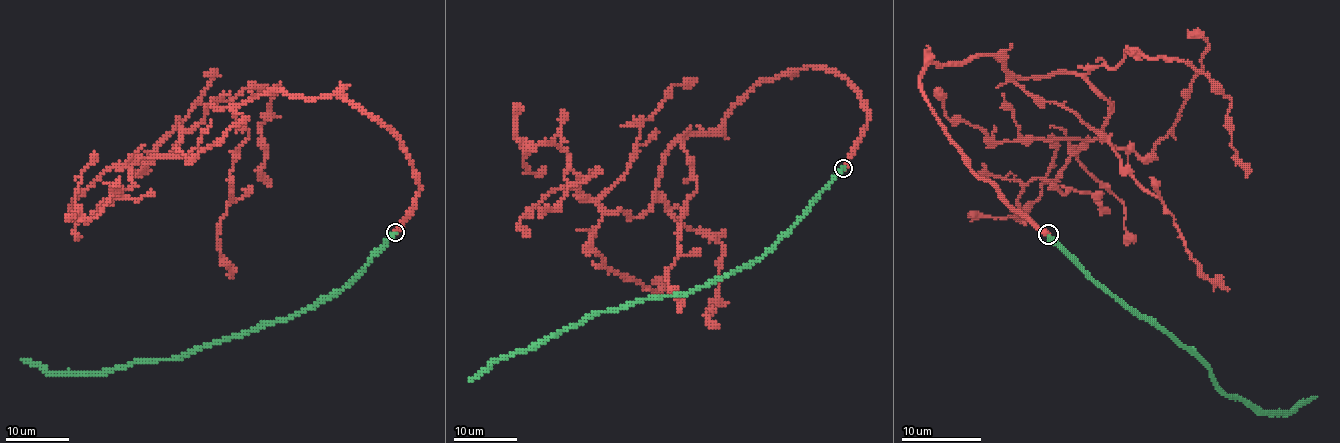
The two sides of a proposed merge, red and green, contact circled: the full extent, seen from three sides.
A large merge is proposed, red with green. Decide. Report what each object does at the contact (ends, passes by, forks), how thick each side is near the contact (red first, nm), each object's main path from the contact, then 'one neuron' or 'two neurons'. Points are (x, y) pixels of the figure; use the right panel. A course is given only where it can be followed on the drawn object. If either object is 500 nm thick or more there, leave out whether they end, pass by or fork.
500 nm thick on the red side, 460 nm on the other; red runs (1048, 235), (970, 167), (922, 69), (996, 55), (1080, 73), (1110, 103), (1018, 217), (1048, 135); green runs (1048, 235), (1118, 301), (1151, 319), (1189, 349), (1225, 395), (1259, 413), (1289, 413), (1317, 397); one neuron

